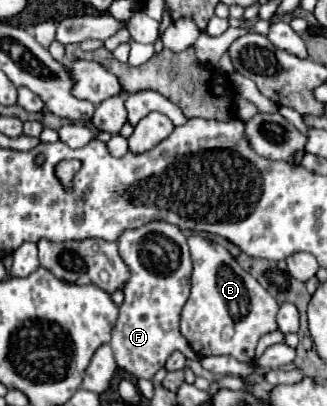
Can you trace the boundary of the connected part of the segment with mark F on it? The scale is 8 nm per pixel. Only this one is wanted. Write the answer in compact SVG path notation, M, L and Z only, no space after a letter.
M160 220L144 224L142 228L124 230L118 236L118 248L132 276L122 288L124 302L112 330L110 346L118 368L136 378L152 380L174 350L180 350L186 358L198 358L180 332L180 314L190 294L192 272L186 236L178 226Z

